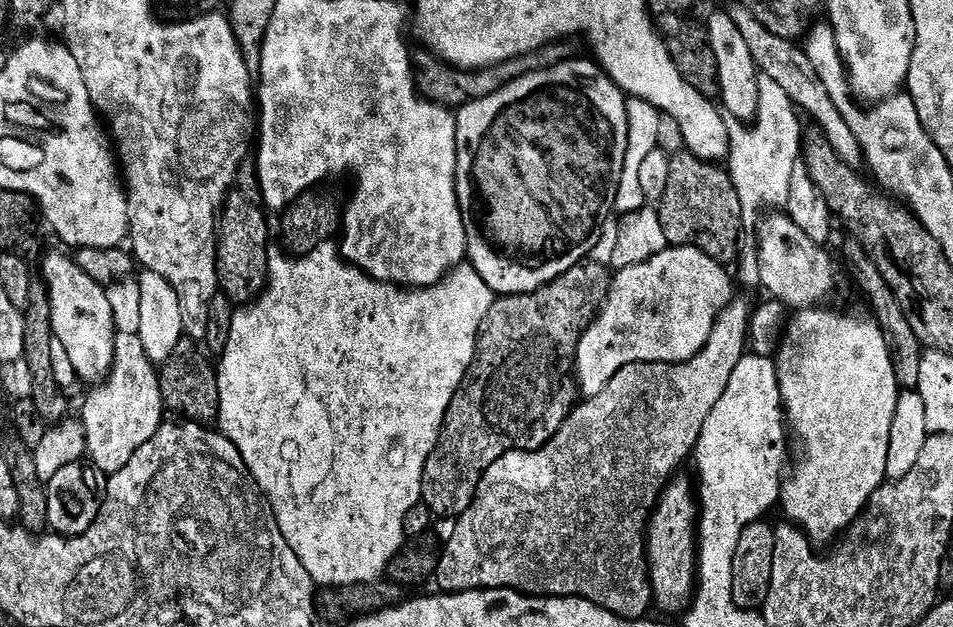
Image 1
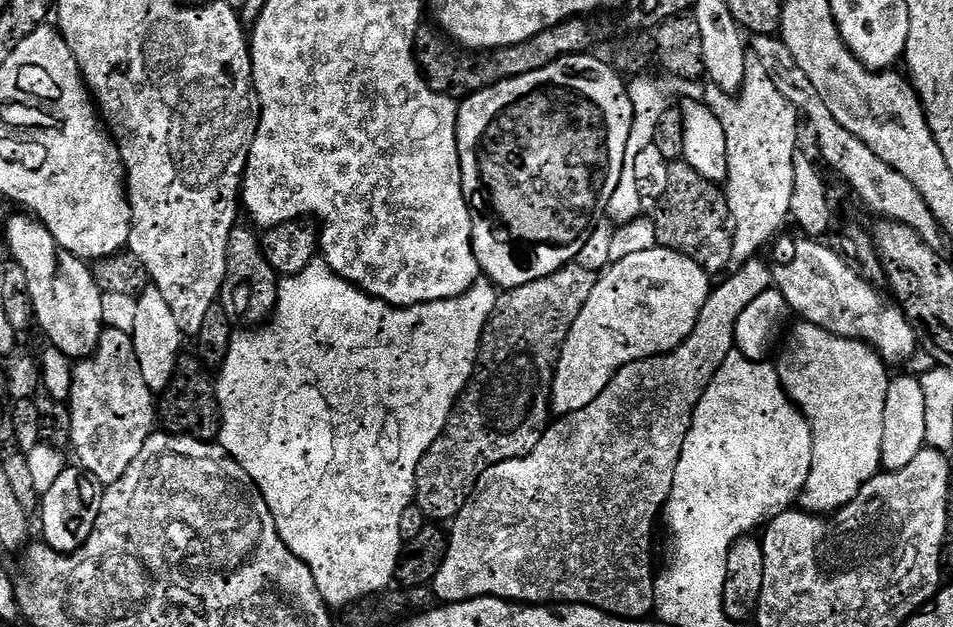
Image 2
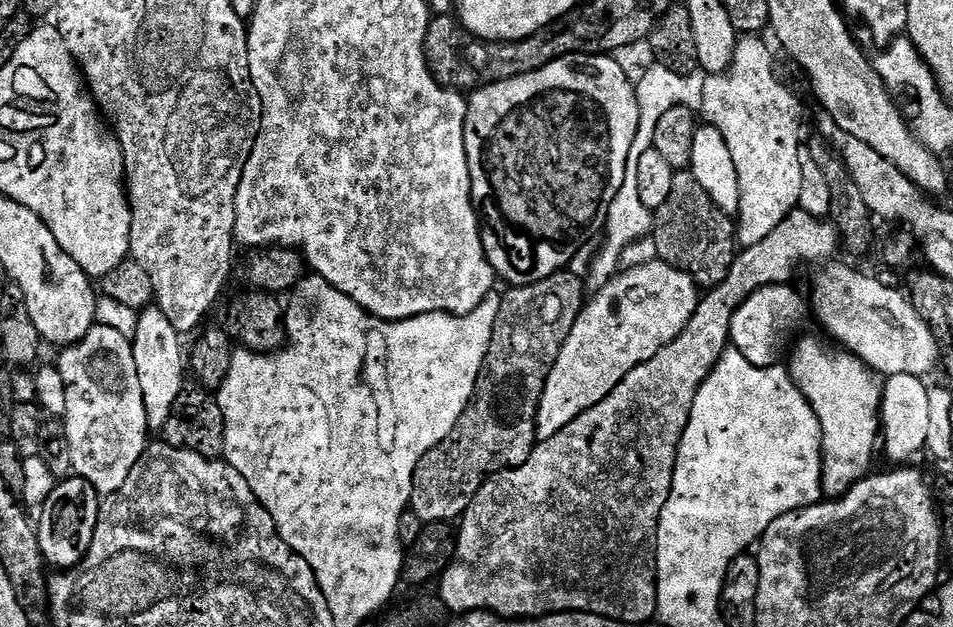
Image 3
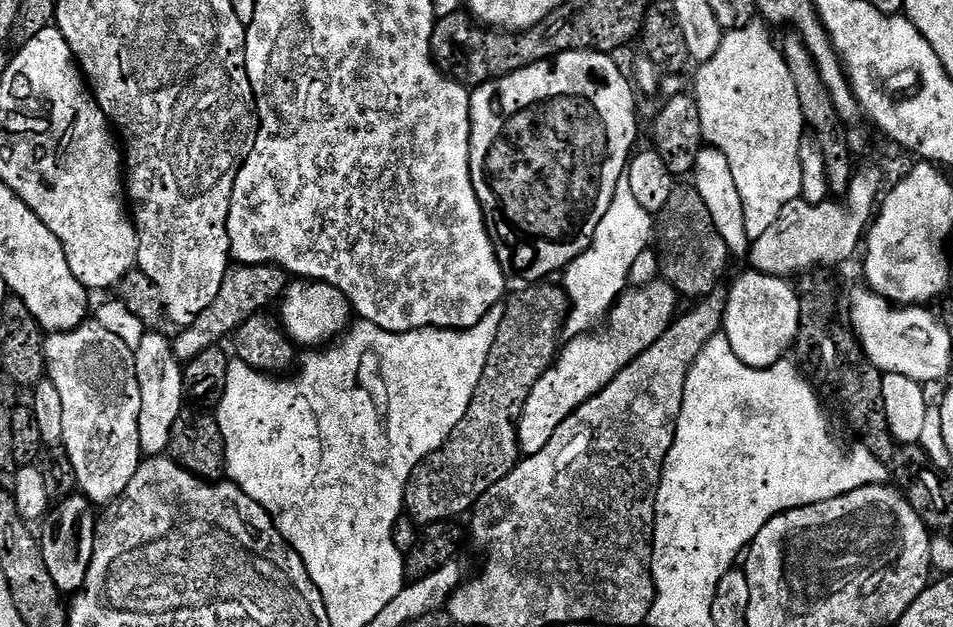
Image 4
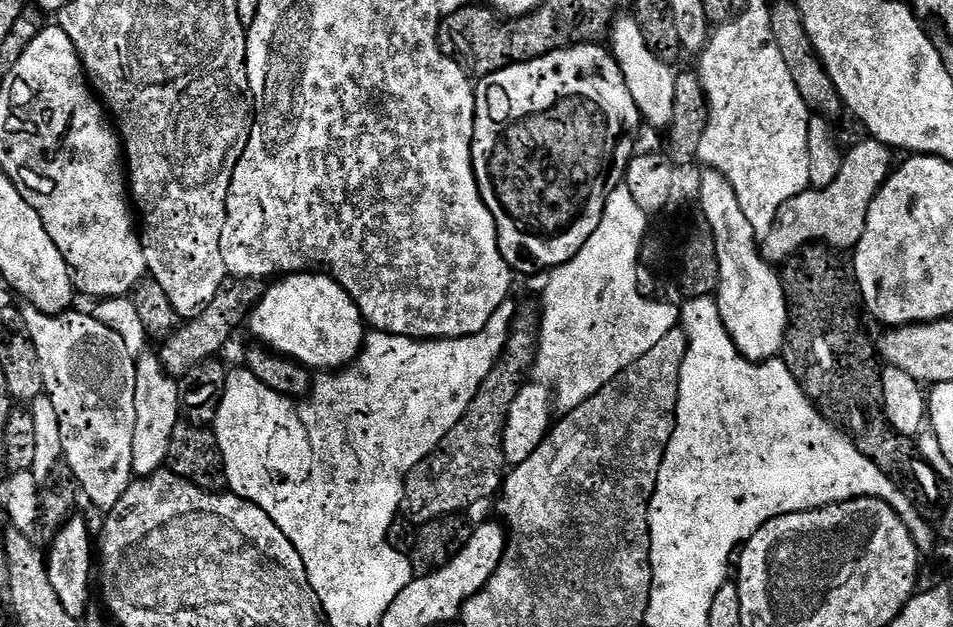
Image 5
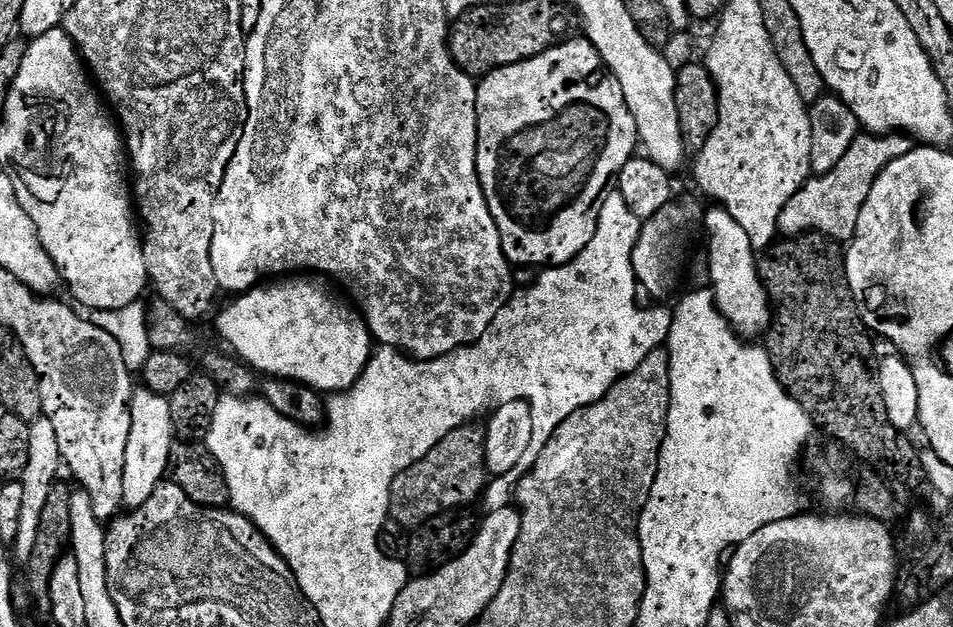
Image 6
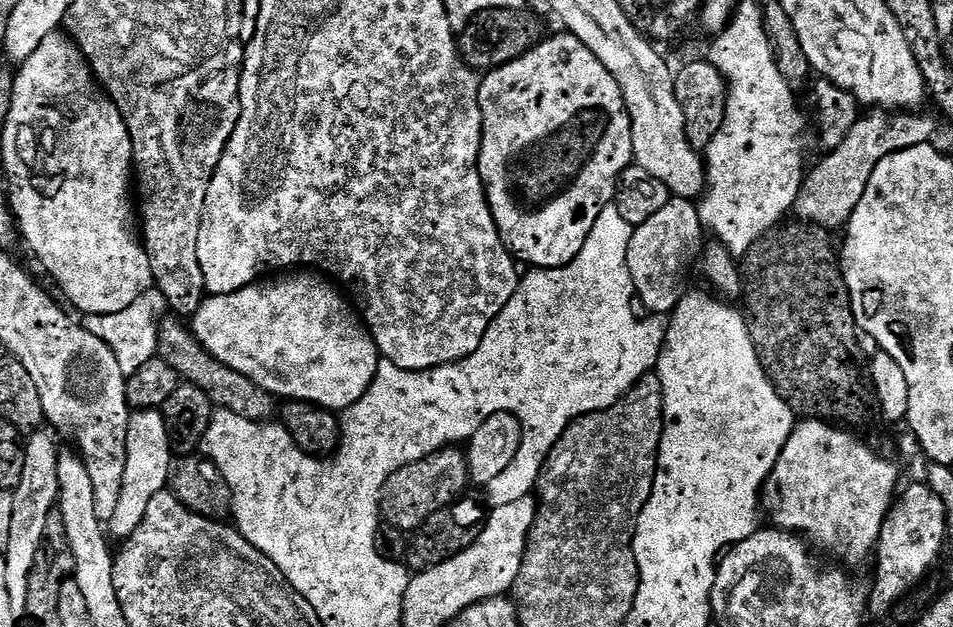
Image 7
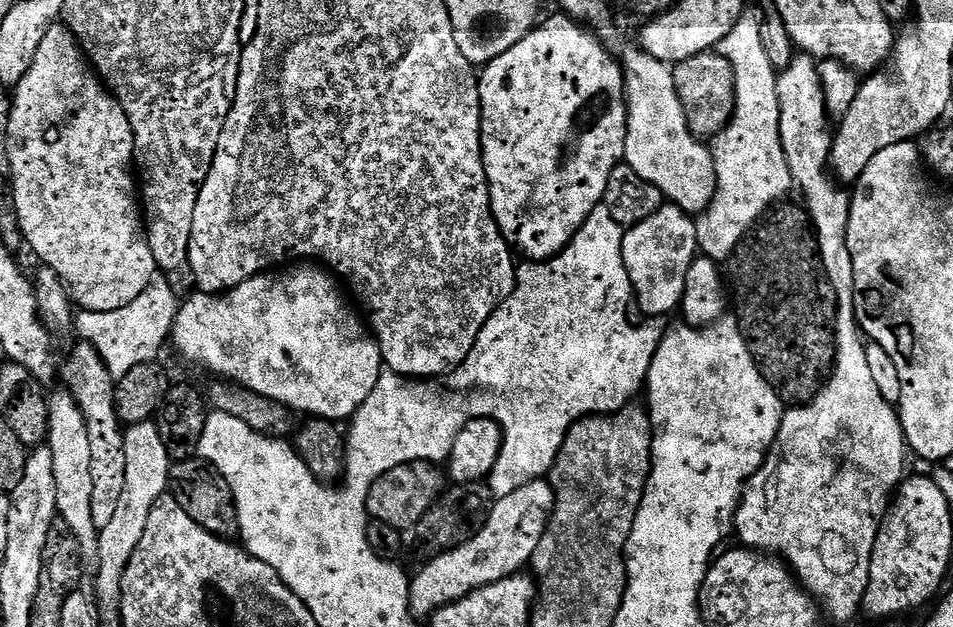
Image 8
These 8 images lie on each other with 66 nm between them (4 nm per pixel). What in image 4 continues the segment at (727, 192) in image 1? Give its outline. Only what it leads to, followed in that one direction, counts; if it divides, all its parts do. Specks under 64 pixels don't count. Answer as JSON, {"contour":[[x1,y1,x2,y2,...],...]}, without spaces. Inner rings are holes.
{"contour":[[694,186,673,187,670,202,666,202,666,206,658,214,658,244,659,240,658,255,663,279,671,284,681,297,703,298,721,287,720,279,728,268,730,253,722,234,718,234,718,226,714,226,714,218,710,218,710,210,706,210,706,202,702,200,702,194,698,194]]}

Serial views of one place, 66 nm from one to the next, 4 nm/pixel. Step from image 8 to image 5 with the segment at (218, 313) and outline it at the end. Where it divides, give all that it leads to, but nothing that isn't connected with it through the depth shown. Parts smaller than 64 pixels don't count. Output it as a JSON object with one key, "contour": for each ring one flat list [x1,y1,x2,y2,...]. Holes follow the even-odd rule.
{"contour":[[323,272,288,274,273,284,273,288,263,289,246,320,261,340,257,341,265,349,287,356,309,370,321,368,319,371,327,374,347,368,363,348,366,335,366,321,350,294]]}

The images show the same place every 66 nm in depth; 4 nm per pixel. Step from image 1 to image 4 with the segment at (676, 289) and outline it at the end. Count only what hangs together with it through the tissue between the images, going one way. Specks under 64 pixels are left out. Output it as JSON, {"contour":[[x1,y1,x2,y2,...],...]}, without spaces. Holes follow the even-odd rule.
{"contour":[[660,278,629,287,608,313,605,332,573,336,564,349,559,349,552,367,534,382,520,419,516,421,516,437,524,456,538,454,538,450,550,442,554,430,562,426,578,406,601,392,630,361,641,356,662,338,662,334,666,334,678,315,676,300,676,289]]}

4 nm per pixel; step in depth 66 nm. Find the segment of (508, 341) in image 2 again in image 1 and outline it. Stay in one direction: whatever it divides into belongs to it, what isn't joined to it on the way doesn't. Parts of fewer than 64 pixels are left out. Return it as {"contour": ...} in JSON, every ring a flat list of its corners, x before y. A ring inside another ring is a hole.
{"contour":[[592,263,575,264,544,288,493,299,490,314,486,314,484,326,480,329,480,339,476,341,476,359,446,410,444,421,448,423,448,432,444,432,444,440,440,440,440,452,436,452,436,460,432,460,432,464,424,467,422,500,433,517,461,516,472,505,478,482,491,464,498,462,498,458,507,452,537,452,564,425,564,419,574,407,568,380,570,384,576,363,576,347,612,287,609,269]]}

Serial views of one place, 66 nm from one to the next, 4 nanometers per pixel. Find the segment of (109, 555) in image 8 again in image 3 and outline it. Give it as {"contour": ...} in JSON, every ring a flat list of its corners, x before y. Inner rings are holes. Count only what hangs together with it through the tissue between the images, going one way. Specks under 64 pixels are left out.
{"contour":[[149,306,138,315,138,330,132,339,134,366,138,366,138,382,142,385,142,402,146,402,146,418,152,430,163,430,178,394,186,387,186,352,180,349,181,333,174,330,170,318,158,306]]}

